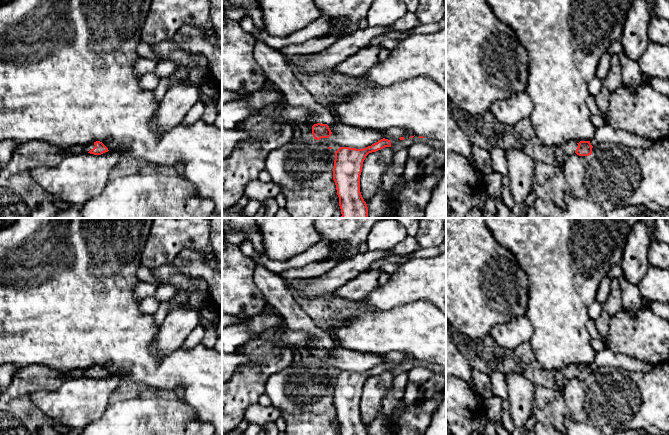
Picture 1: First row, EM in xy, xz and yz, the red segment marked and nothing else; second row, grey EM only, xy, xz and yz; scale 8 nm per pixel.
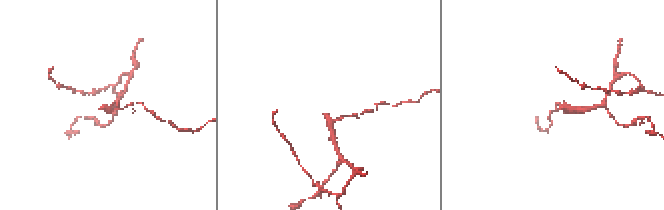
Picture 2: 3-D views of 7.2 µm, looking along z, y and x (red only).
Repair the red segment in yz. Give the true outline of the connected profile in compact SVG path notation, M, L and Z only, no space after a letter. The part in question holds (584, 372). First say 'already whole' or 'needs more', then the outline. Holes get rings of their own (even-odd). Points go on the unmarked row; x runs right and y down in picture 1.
needs more; M571 365L563 369L553 370L549 374L553 377L558 390L562 390L562 385L566 379L576 377L579 380L589 380L592 378L592 372L590 365L580 365L579 367Z

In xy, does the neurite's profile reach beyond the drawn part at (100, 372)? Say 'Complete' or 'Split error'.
Split error

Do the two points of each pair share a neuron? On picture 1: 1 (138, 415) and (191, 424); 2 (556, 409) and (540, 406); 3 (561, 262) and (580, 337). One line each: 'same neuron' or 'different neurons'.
1: same neuron
2: same neuron
3: same neuron

